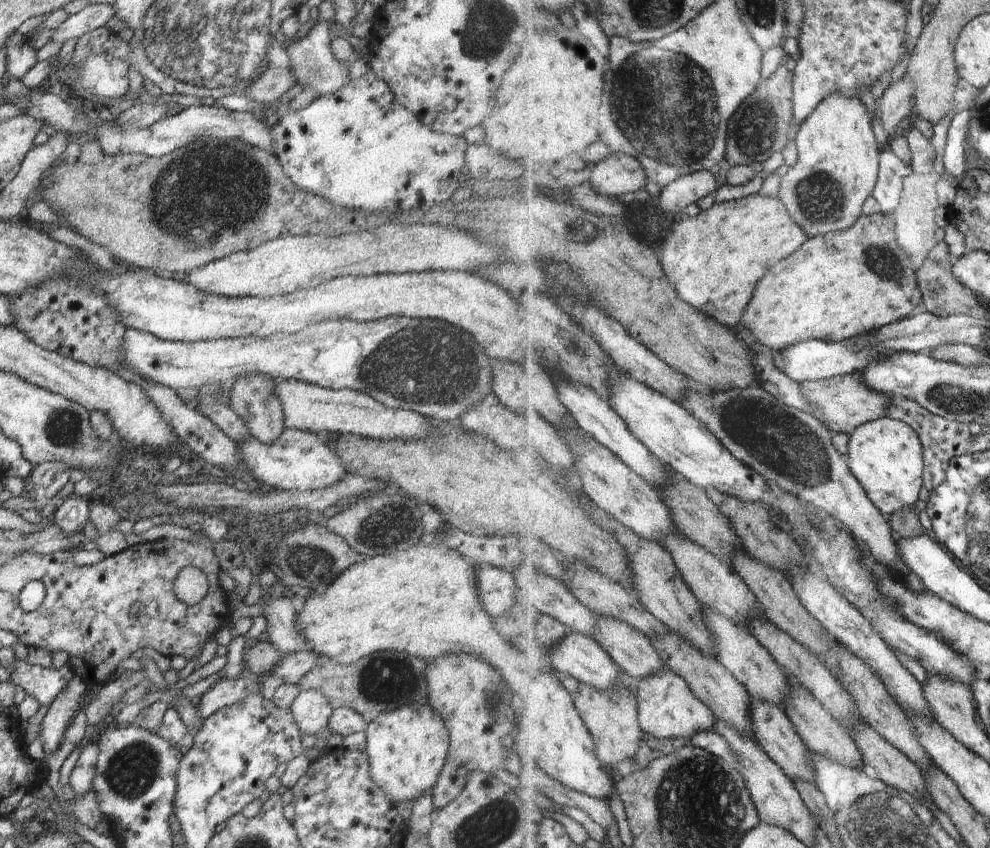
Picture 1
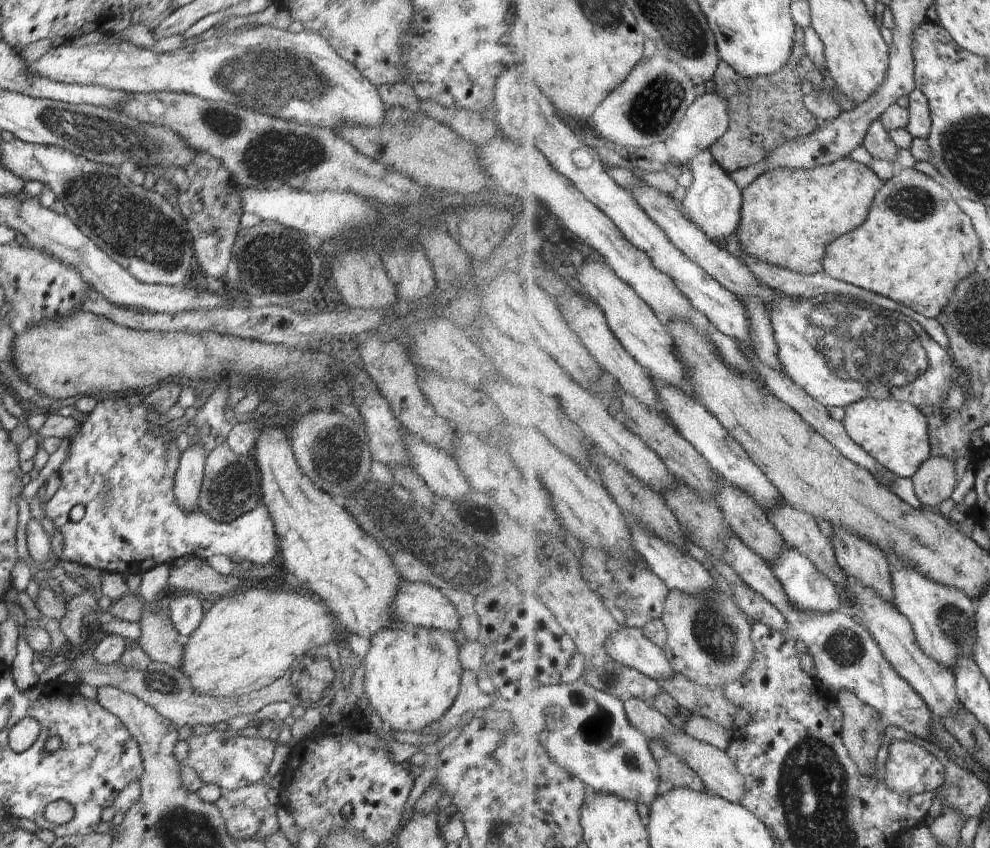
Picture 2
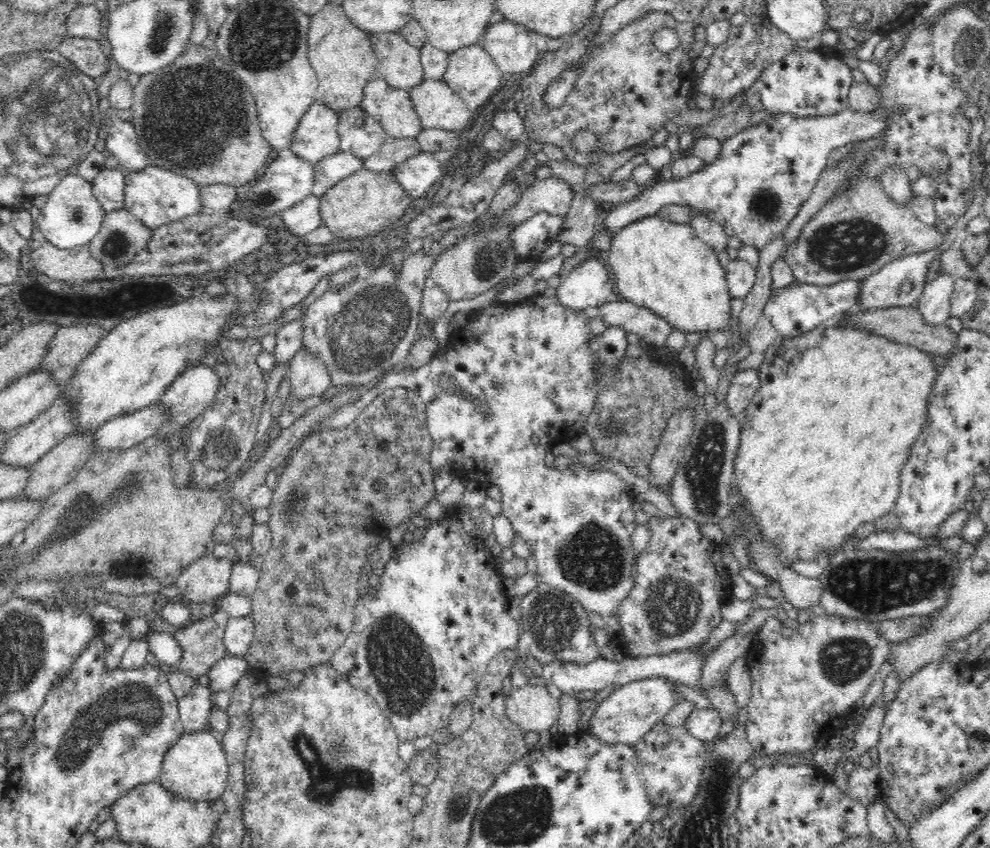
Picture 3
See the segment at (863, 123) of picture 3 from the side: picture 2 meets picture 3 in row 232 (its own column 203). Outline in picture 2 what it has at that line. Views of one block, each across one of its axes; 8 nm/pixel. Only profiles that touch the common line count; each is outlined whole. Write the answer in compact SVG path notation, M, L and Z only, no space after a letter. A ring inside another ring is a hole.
M192 594L180 597L168 595L164 608L170 616L174 628L187 638L205 617L200 601ZM211 729L197 730L186 740L189 744L187 758L190 765L206 784L217 784L222 790L233 791L240 787L261 781L272 762L274 750L280 745L278 740L258 737L228 737L227 732Z

